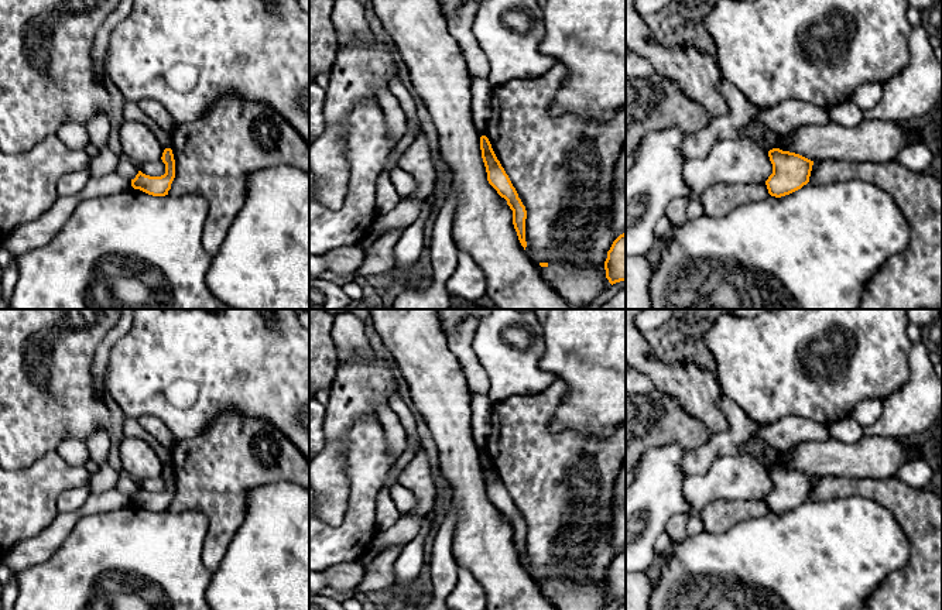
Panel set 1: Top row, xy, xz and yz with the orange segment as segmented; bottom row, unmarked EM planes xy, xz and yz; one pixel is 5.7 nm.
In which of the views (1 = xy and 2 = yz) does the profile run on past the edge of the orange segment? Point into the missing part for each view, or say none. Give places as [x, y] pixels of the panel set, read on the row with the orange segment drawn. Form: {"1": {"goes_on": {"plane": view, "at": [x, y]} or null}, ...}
{"1": {"goes_on": null}, "2": {"goes_on": null}}

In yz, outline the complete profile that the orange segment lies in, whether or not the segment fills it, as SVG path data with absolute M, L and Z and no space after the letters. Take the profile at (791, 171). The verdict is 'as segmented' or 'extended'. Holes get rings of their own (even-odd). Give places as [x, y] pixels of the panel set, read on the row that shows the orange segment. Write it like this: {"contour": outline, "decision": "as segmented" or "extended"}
{"contour": "M768 151L773 174L765 181L768 193L775 198L789 195L809 182L813 161L789 151Z", "decision": "as segmented"}

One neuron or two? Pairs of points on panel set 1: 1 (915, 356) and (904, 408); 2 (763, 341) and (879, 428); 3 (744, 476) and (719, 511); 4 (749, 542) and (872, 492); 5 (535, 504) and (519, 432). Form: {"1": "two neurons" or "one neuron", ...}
{"1": "one neuron", "2": "two neurons", "3": "two neurons", "4": "two neurons", "5": "one neuron"}

